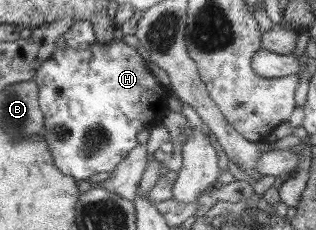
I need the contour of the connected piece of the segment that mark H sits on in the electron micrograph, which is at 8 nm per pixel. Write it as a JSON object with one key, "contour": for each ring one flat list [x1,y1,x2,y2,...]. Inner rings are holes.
{"contour":[[113,40,109,44,93,43,85,50,76,50,69,48,69,46,56,48,52,55,41,64,41,67,35,71,34,82,37,86,37,97,39,109,43,113,43,129,41,131,42,138,48,143,49,150,51,151,55,167,61,174,68,177,76,178,78,182,89,180,92,175,97,173,111,173,116,165,125,159,125,156,136,147,137,140,135,135,145,127,145,125,153,126,157,121,162,121,163,115,168,111,166,99,169,92,155,81,155,77,151,75,151,71,145,67,143,59,135,53,135,48,127,47,127,45,120,41]]}

